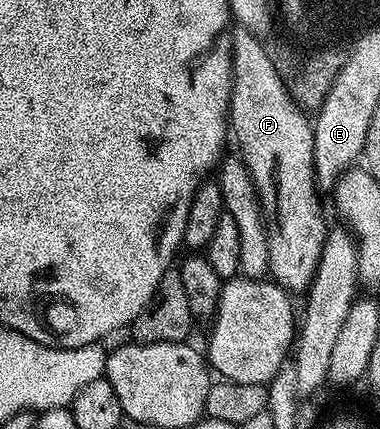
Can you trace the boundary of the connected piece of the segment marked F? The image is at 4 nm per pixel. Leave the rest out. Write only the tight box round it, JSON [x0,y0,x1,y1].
[229,29,327,293]

